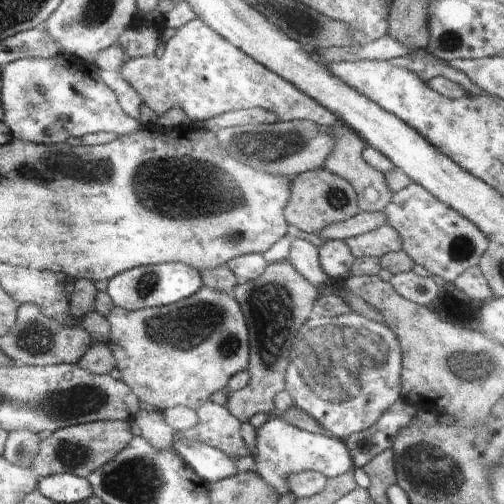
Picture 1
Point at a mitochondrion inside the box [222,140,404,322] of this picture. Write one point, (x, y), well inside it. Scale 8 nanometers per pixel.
(337, 197)

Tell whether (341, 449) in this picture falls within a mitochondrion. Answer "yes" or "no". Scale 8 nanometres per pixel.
no

